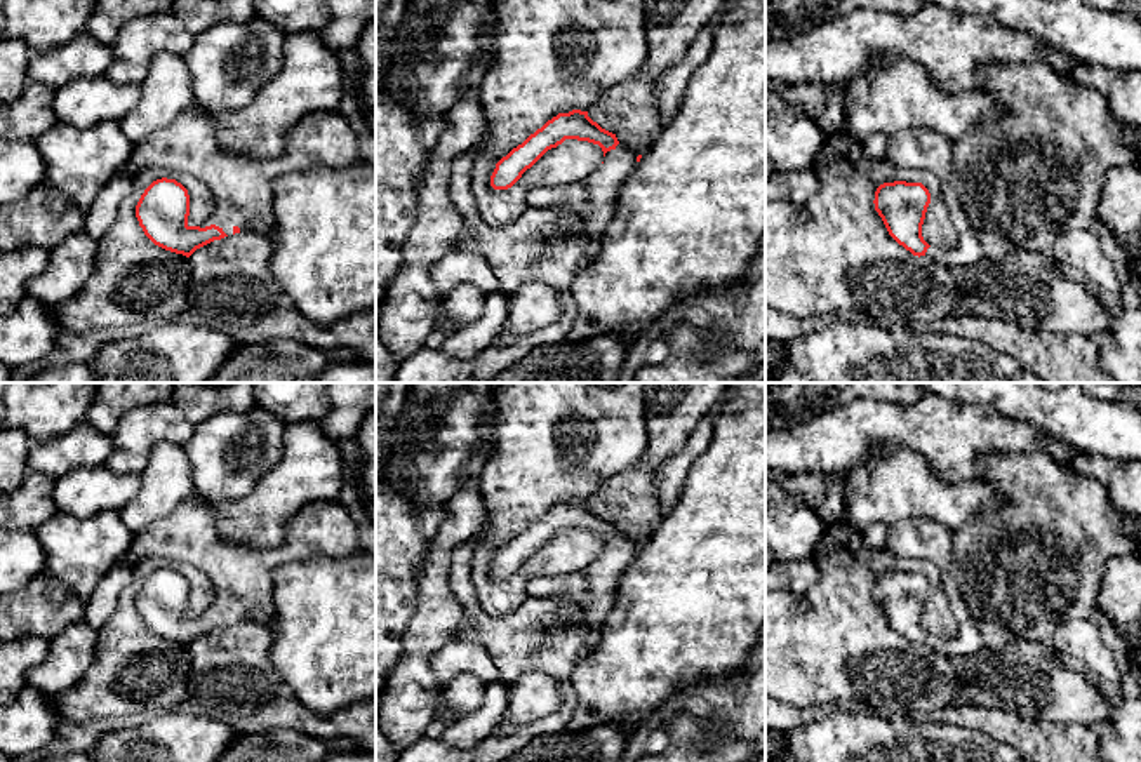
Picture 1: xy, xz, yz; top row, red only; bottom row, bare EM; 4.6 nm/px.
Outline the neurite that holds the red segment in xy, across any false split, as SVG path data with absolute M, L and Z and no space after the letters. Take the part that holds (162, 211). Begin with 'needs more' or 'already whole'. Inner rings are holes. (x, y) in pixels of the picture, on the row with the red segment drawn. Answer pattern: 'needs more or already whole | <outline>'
needs more | M186 108L165 129L136 143L127 162L132 174L158 167L179 170L200 179L214 193L214 212L204 228L190 226L190 195L176 179L157 179L141 195L136 217L144 235L158 247L190 257L197 249L224 237L254 231L268 235L275 223L273 181L287 172L304 172L317 167L341 169L360 160L355 130L336 110L317 110L303 117L287 134L282 151L270 160L252 160L226 150L216 137L209 111Z

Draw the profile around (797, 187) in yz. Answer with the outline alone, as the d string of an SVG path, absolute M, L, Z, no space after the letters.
M811 169L774 172L765 181L765 200L790 202L804 207L819 190L819 181Z

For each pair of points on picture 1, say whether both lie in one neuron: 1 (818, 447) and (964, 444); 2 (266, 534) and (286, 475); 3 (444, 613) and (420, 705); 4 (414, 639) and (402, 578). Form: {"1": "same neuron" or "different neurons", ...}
{"1": "same neuron", "2": "same neuron", "3": "same neuron", "4": "different neurons"}

